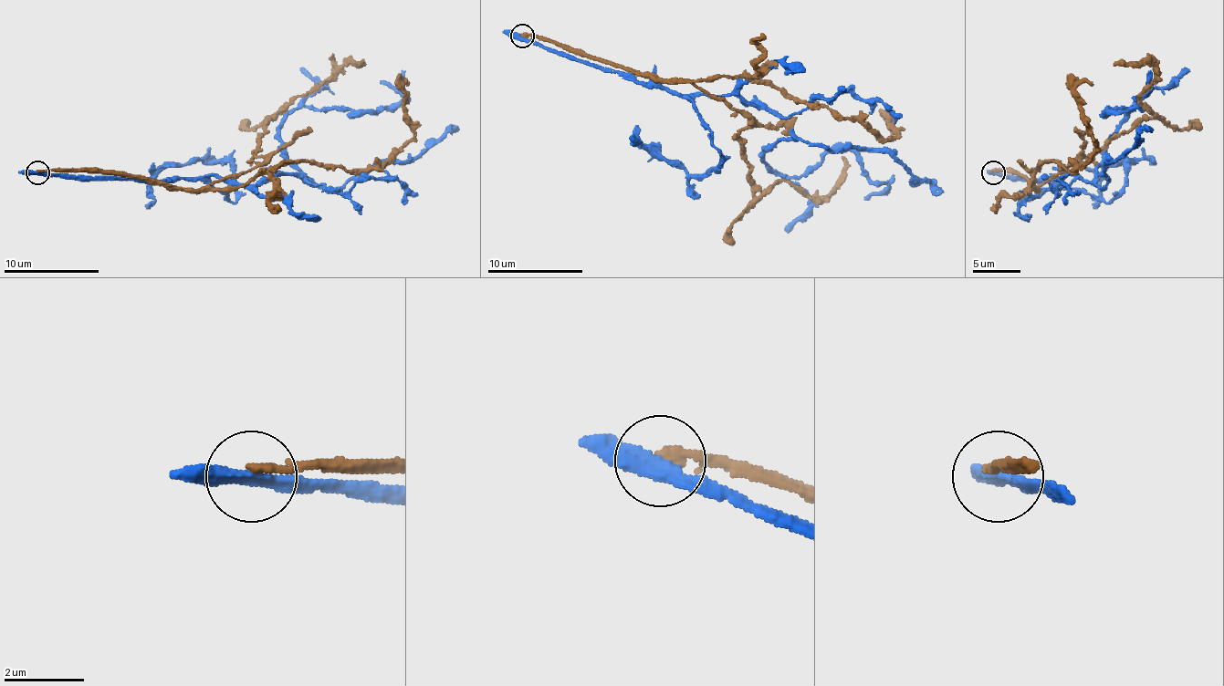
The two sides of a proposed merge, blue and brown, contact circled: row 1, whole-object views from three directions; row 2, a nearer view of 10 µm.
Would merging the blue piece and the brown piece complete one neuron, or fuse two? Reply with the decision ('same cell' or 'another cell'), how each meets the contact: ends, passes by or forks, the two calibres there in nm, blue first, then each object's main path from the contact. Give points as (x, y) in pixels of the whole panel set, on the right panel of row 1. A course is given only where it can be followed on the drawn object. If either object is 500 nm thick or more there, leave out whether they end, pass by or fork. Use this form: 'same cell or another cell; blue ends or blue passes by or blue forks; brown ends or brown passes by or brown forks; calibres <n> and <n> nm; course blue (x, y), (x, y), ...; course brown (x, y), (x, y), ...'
another cell; blue passes by; brown ends; calibres 320 and 240 nm; course blue (992, 173), (1052, 175), (1052, 185), (1064, 175), (1093, 181), (1133, 107), (1107, 111), (1131, 111), (1155, 80); course brown (992, 171), (1016, 171), (1038, 190), (1033, 175), (1045, 161), (1073, 171), (1095, 150), (1076, 92), (1093, 85)

